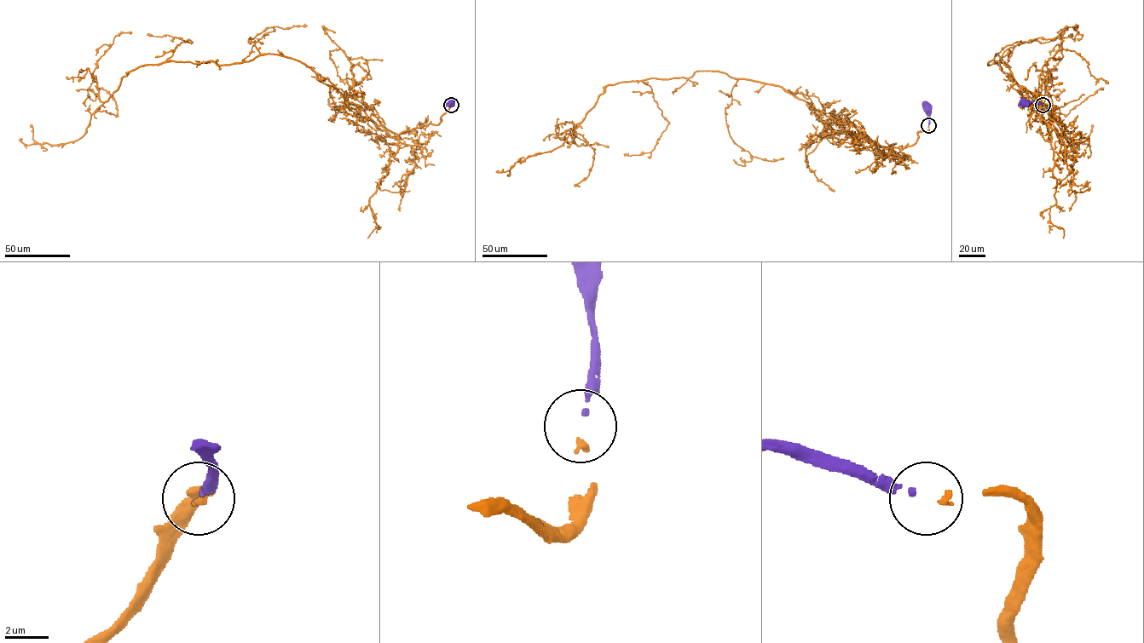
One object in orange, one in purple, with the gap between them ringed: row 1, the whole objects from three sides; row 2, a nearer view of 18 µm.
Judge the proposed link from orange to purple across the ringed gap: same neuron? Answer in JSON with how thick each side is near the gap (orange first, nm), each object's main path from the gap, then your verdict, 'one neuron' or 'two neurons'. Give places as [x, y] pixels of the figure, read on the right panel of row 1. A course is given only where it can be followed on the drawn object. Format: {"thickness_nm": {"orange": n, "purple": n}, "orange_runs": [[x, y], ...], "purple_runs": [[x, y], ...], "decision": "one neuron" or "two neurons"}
{"thickness_nm": {"orange": 280, "purple": 190}, "orange_runs": [[1043, 105], [1065, 125], [1061, 134], [996, 54], [988, 65], [1048, 108], [1070, 143], [1084, 141], [1091, 124]], "purple_runs": [[1042, 104], [1033, 101], [1023, 103]], "decision": "one neuron"}

